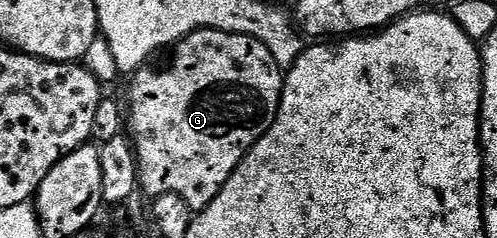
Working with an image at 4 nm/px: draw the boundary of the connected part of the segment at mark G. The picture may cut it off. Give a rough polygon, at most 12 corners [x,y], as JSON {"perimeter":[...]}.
{"perimeter":[[260,38],[132,75],[140,189],[208,211],[281,113]]}

